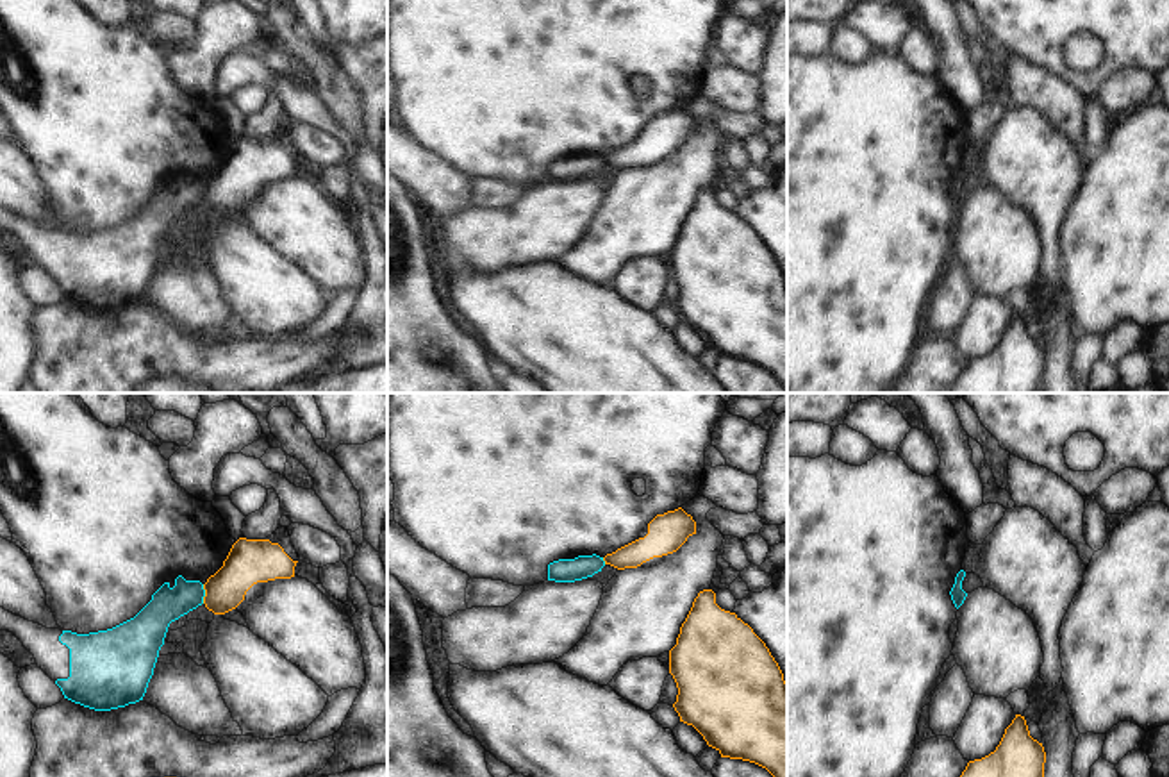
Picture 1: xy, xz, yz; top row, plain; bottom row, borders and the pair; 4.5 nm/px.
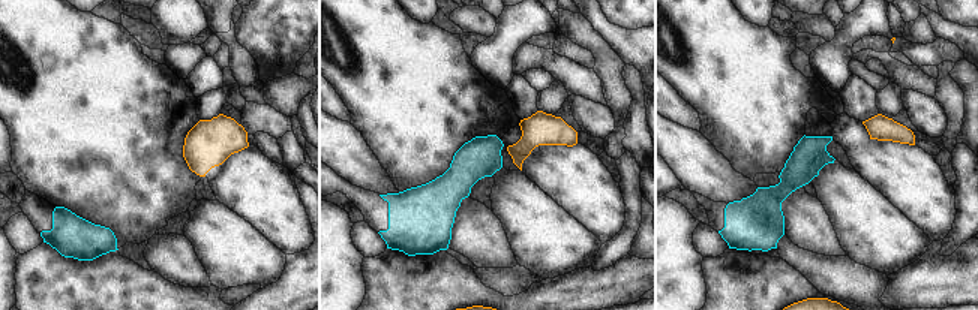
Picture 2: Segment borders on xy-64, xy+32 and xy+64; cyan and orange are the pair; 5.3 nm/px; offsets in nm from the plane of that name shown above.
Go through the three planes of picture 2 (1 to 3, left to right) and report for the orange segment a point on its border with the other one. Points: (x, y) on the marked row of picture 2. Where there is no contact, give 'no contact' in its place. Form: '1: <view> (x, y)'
1: no contact
2: no contact
3: no contact

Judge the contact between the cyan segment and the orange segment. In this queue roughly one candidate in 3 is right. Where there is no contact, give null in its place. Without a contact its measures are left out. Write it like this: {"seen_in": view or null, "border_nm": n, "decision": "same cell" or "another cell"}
{"seen_in": "xy", "border_nm": 90, "decision": "another cell"}

